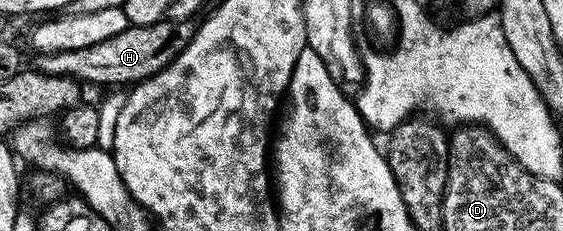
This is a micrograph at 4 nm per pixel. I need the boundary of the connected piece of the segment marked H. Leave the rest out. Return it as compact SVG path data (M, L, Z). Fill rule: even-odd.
M168 18L147 27L128 26L116 33L116 37L96 41L96 45L88 45L84 49L39 54L36 67L46 75L66 75L70 79L77 79L82 85L99 83L102 87L110 87L106 89L118 89L121 83L143 83L148 77L160 73L188 46L195 30L195 24L191 21L177 23Z

